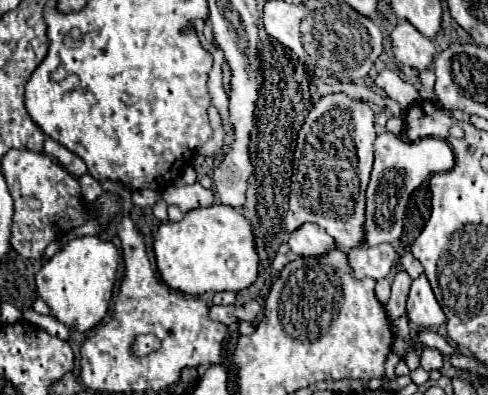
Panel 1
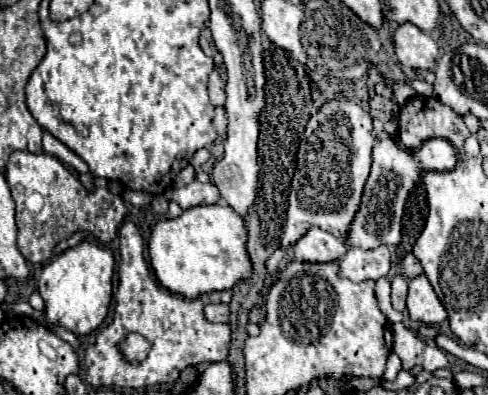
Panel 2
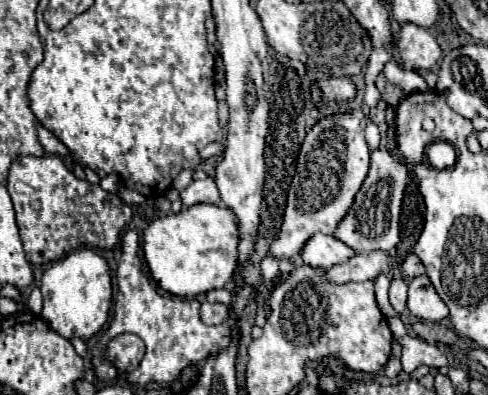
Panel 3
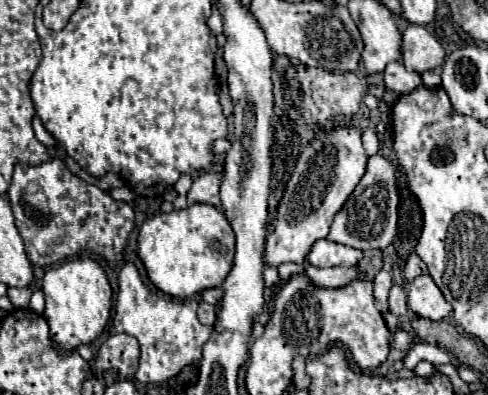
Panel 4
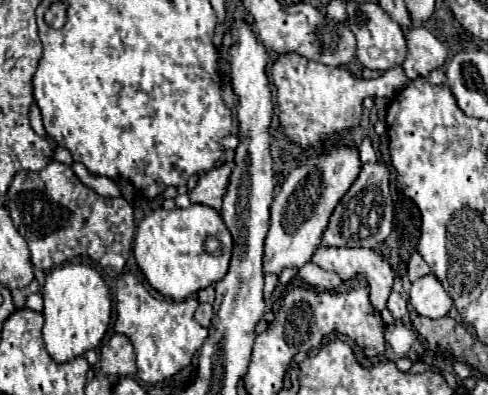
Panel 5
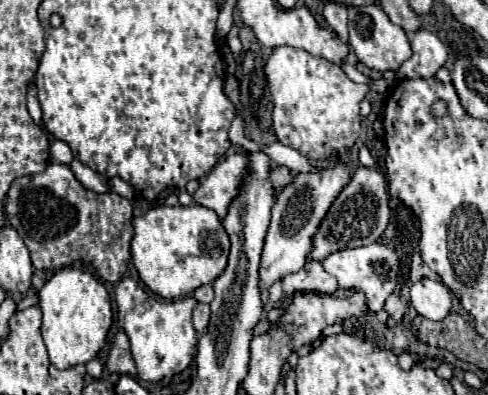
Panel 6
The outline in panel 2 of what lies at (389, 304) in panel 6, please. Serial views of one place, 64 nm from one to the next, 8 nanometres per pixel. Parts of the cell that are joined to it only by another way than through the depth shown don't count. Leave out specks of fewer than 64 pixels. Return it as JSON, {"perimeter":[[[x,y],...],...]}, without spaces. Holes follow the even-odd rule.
{"perimeter":[[[394,276],[394,280],[392,280],[392,306],[398,312],[406,310],[406,292],[408,292],[408,278]]]}

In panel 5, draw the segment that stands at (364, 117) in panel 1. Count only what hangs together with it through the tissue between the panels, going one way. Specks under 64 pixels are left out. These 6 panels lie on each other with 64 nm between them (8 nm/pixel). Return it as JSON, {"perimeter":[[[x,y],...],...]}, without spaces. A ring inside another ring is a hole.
{"perimeter":[[[334,146],[290,170],[272,204],[270,230],[264,244],[264,274],[280,276],[284,268],[302,268],[310,262],[332,210],[360,174],[360,166],[356,146]]]}

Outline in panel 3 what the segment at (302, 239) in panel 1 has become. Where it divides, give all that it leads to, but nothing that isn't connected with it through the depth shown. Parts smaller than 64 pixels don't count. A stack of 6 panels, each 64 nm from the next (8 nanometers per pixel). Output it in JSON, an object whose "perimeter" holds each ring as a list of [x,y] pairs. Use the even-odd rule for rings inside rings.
{"perimeter":[[[314,234],[300,258],[304,260],[304,264],[312,266],[312,268],[332,268],[334,264],[344,264],[348,262],[356,252],[352,248],[348,248],[346,244],[340,244],[340,240],[336,240],[334,236],[326,236],[326,234]]]}

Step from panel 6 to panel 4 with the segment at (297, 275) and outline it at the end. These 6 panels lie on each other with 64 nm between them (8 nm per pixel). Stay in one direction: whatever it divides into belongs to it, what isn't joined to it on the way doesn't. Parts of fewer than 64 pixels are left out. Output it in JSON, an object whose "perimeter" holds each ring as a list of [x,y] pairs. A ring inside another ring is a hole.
{"perimeter":[[[312,264],[304,266],[304,274],[322,288],[340,288],[346,286],[350,282],[354,282],[358,278],[358,270],[356,268],[316,268]]]}

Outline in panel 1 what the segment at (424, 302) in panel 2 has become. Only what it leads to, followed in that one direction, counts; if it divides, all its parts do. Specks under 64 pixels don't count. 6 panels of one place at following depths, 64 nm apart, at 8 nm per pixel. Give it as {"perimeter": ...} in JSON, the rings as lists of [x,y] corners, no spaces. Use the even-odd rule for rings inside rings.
{"perimeter":[[[422,274],[416,280],[412,280],[410,296],[408,296],[408,318],[414,326],[424,328],[438,328],[446,322],[446,316],[428,284],[428,278]]]}

